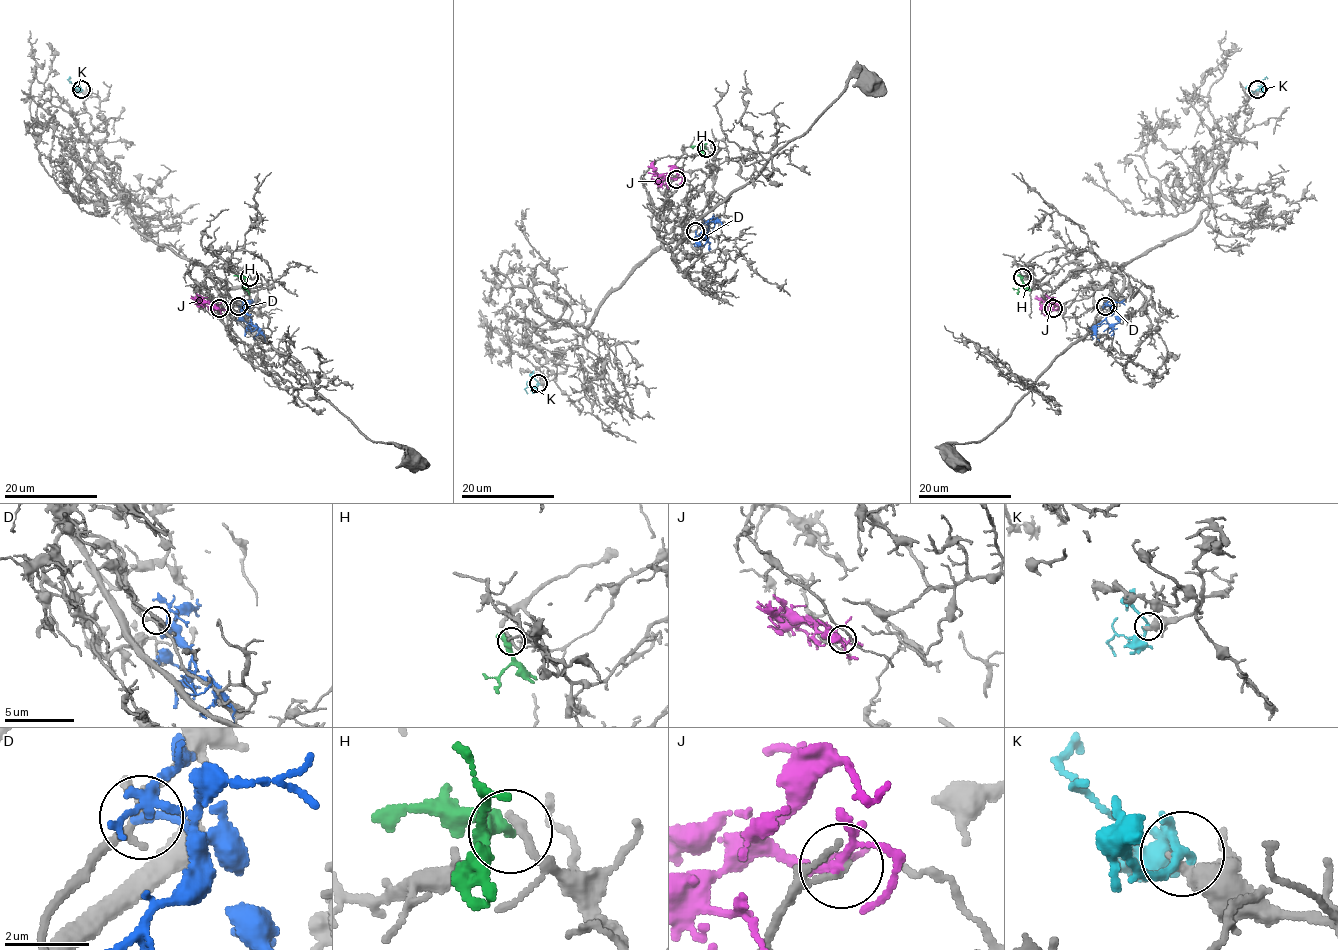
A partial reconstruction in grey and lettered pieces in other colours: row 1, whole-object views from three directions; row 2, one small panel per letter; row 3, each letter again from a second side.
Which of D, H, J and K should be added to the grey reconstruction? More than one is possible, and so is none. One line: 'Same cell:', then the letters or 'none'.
Same cell: none

